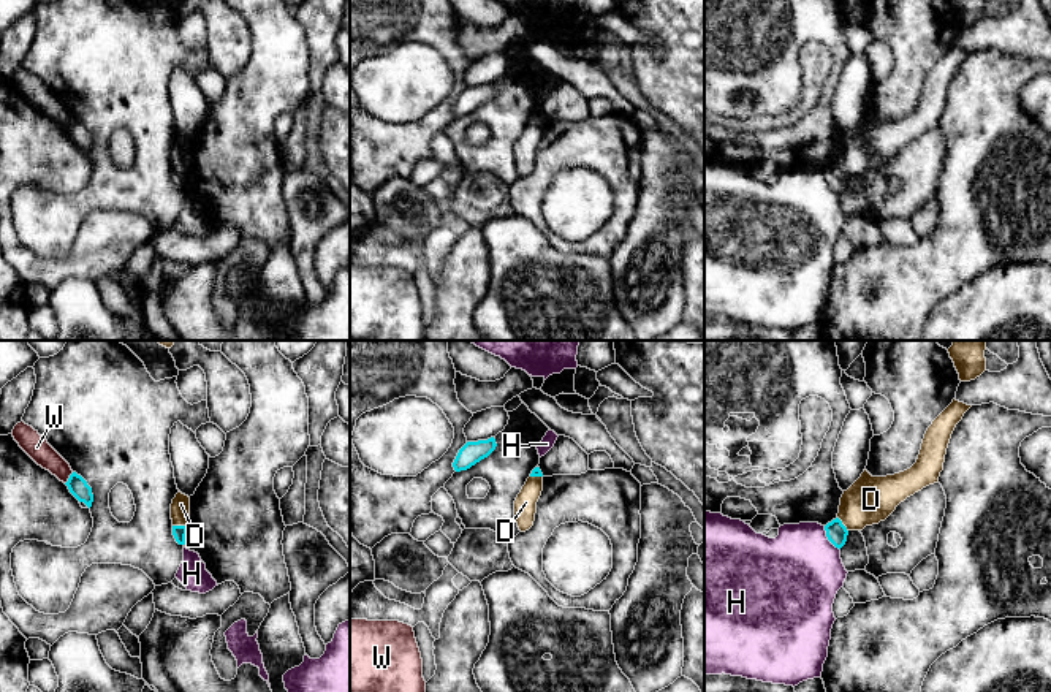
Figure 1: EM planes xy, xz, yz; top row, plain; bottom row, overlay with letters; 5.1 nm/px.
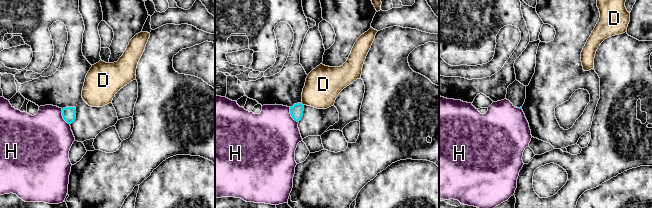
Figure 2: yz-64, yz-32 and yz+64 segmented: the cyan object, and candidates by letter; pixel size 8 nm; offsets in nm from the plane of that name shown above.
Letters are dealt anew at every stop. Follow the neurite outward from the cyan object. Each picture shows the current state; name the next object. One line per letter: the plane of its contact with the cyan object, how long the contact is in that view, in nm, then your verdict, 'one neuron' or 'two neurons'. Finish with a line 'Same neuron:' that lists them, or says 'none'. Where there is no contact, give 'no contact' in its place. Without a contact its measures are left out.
D: meets cyan in xy; contact 70 nm long; two neurons
H: meets cyan in yz; contact 150 nm long; two neurons
W: meets cyan in xy; contact 80 nm long; two neurons
Same neuron: none

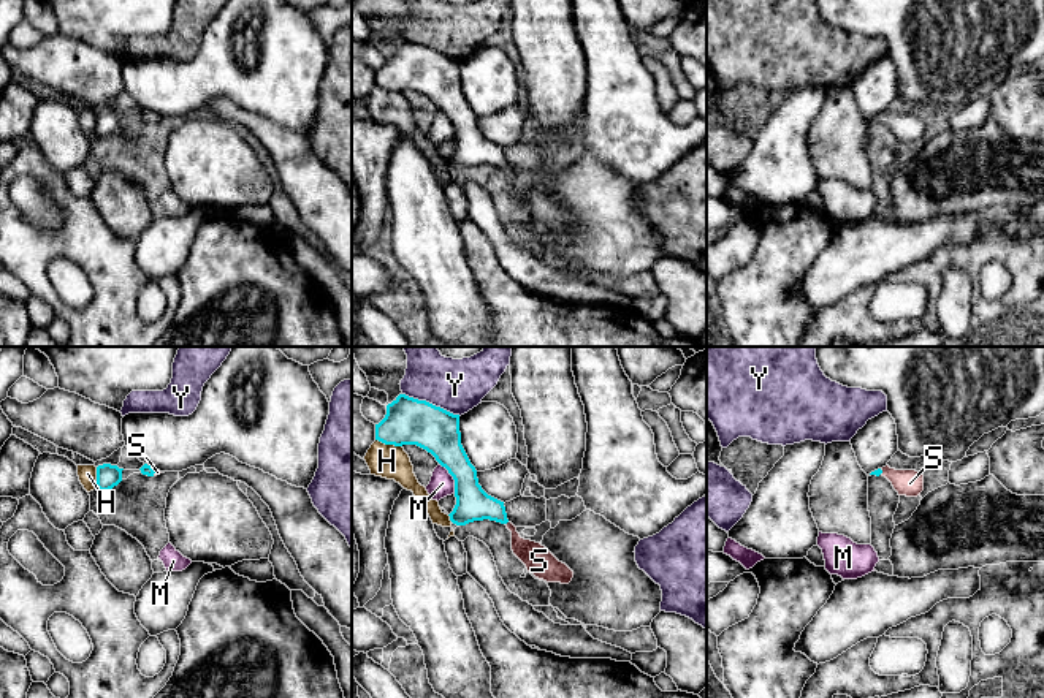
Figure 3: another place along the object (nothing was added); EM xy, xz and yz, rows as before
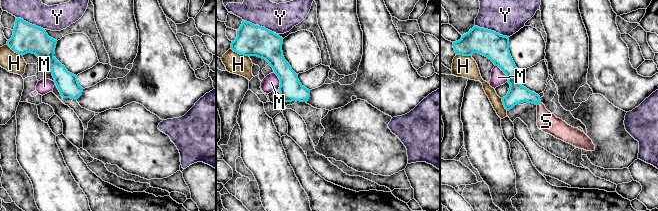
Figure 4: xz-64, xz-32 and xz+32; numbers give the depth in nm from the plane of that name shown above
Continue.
H: meets cyan in xz; contact 140 nm long; two neurons
M: meets cyan in xz; contact 180 nm long; two neurons
S: meets cyan in xy; contact 30 nm long; one neuron
Y: meets cyan in xz; contact 320 nm long; two neurons
Same neuron: S

